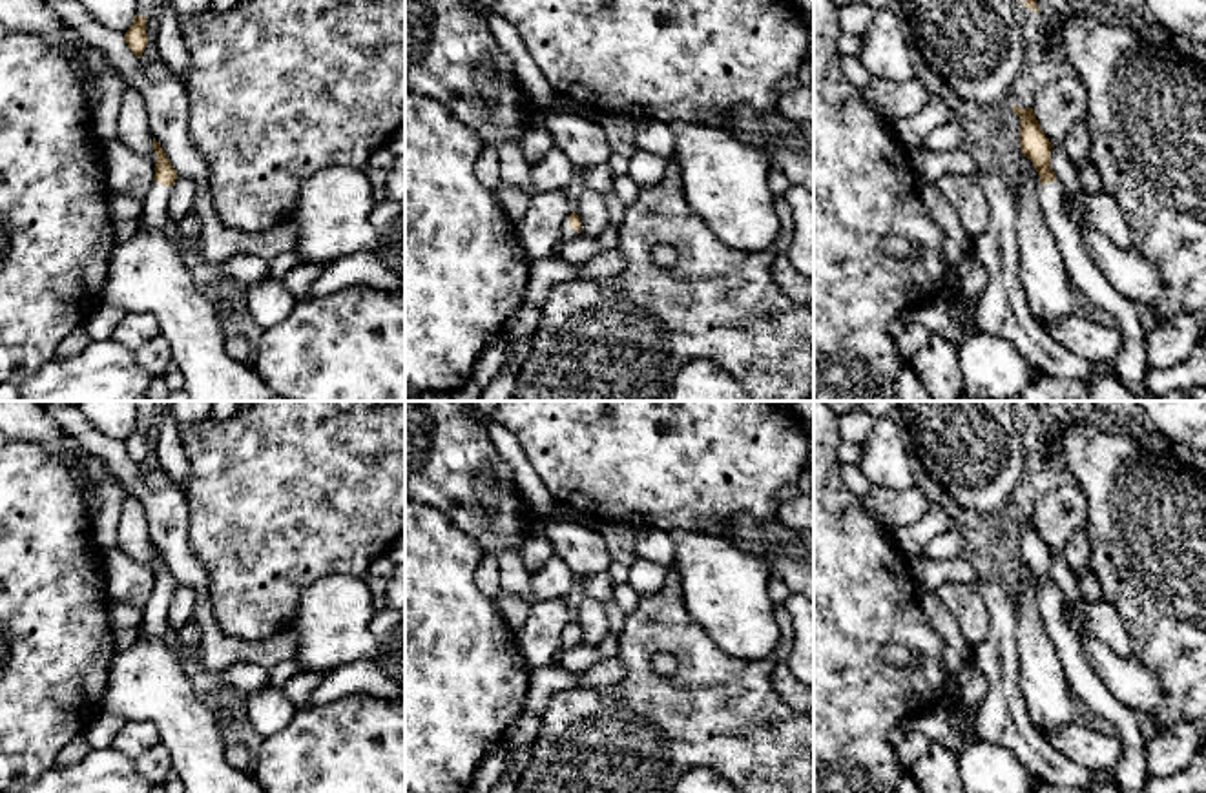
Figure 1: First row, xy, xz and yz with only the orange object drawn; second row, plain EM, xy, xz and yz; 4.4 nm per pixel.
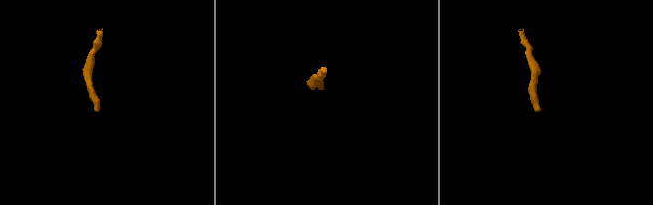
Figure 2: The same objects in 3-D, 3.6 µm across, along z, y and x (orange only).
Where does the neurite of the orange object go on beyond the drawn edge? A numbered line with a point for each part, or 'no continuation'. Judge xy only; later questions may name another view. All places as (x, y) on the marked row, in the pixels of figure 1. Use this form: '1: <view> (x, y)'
1: xy (154, 214)

